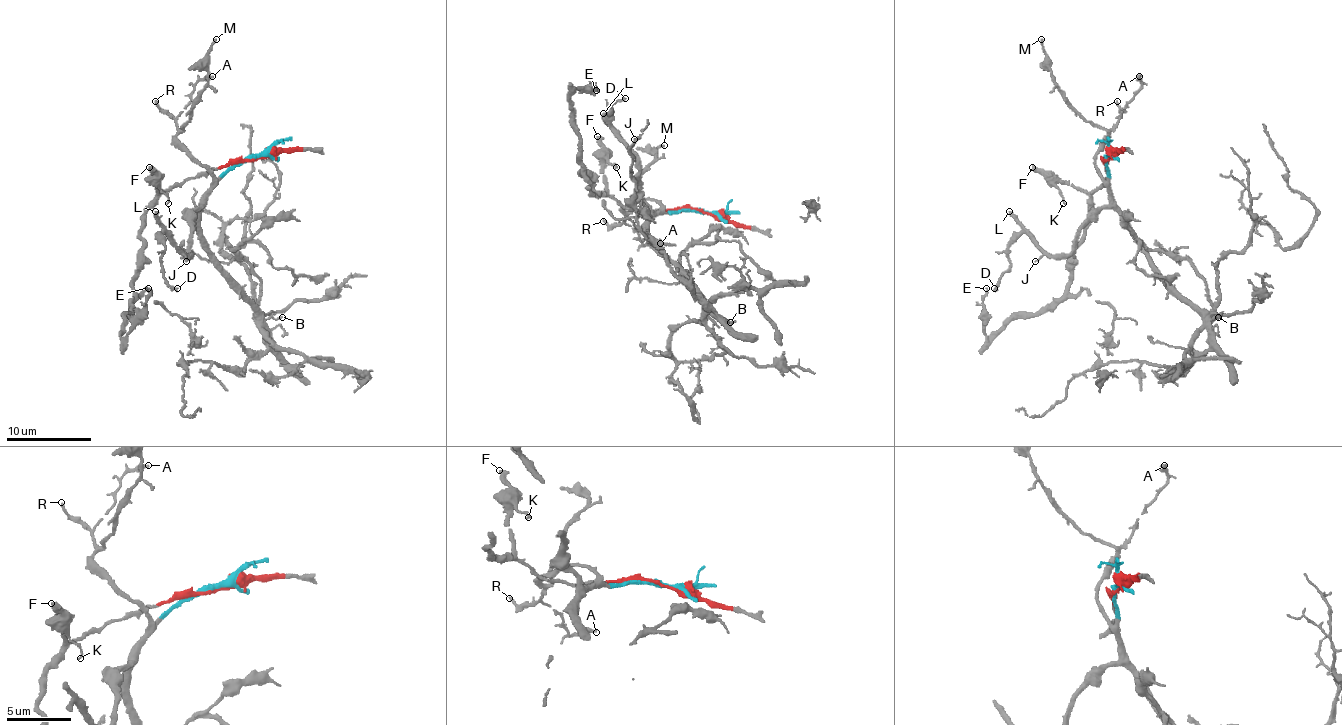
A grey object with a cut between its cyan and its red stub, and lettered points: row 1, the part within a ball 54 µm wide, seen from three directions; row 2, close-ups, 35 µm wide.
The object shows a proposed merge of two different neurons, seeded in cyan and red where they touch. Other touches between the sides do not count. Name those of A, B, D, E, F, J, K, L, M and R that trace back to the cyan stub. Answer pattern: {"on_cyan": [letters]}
{"on_cyan": ["A", "B", "D", "J", "L", "M", "R"]}

